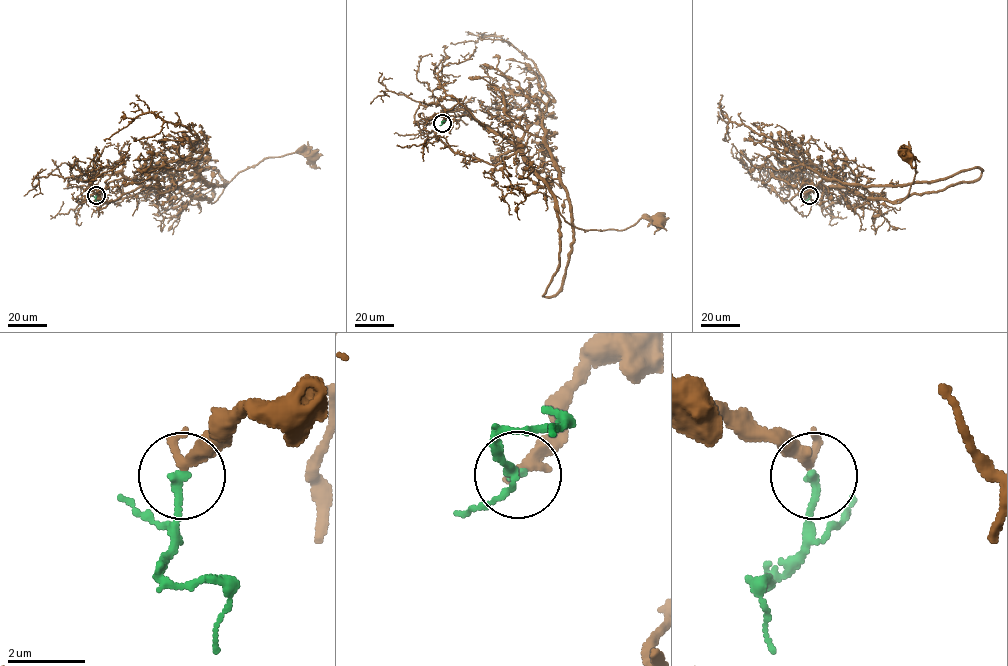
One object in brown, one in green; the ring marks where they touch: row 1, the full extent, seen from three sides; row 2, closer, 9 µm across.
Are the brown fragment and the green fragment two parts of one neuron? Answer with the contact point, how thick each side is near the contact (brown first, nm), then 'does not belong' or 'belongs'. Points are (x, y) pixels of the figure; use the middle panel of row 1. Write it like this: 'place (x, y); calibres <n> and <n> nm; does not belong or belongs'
place (442, 123); calibres 360 and 240 nm; belongs

